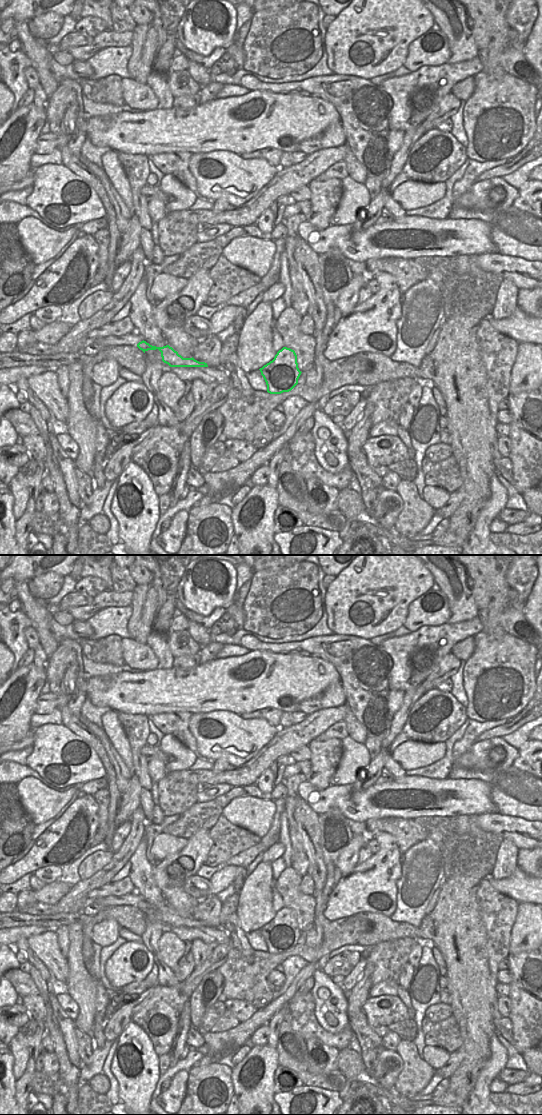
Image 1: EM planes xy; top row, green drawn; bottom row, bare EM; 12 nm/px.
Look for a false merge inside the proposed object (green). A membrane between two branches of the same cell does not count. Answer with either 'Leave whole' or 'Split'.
Split

